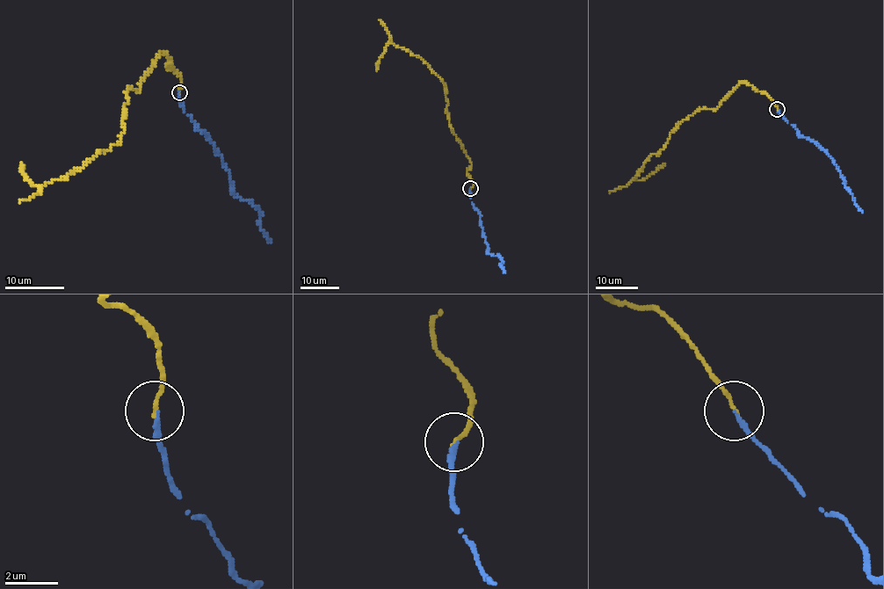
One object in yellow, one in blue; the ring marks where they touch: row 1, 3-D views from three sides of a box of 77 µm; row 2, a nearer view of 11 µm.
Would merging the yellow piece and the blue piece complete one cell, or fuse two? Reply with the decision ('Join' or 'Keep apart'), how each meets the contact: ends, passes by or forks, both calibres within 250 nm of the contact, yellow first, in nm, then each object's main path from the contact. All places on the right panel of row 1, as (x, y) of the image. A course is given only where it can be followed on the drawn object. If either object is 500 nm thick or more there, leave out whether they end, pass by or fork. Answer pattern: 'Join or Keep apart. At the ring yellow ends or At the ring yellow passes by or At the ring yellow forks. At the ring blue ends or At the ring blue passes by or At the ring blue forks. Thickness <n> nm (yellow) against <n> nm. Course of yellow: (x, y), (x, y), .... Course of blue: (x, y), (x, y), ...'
Join. At the ring yellow ends. At the ring blue ends. Thickness 140 nm (yellow) against 150 nm. Course of yellow: (777, 108), (768, 97), (742, 81), (717, 108), (698, 109), (685, 118), (632, 179), (642, 179), (665, 163). Course of blue: (777, 108), (800, 135), (816, 141), (831, 156), (845, 182), (844, 185), (853, 195), (854, 203), (863, 211)

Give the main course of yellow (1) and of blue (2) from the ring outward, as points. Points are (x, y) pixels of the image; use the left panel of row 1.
1: (179, 91), (179, 75), (162, 52), (138, 89), (126, 90), (116, 143), (38, 185), (20, 163)
2: (179, 91), (181, 106), (199, 131), (206, 135), (223, 162), (233, 192), (258, 210), (259, 228), (271, 240)

